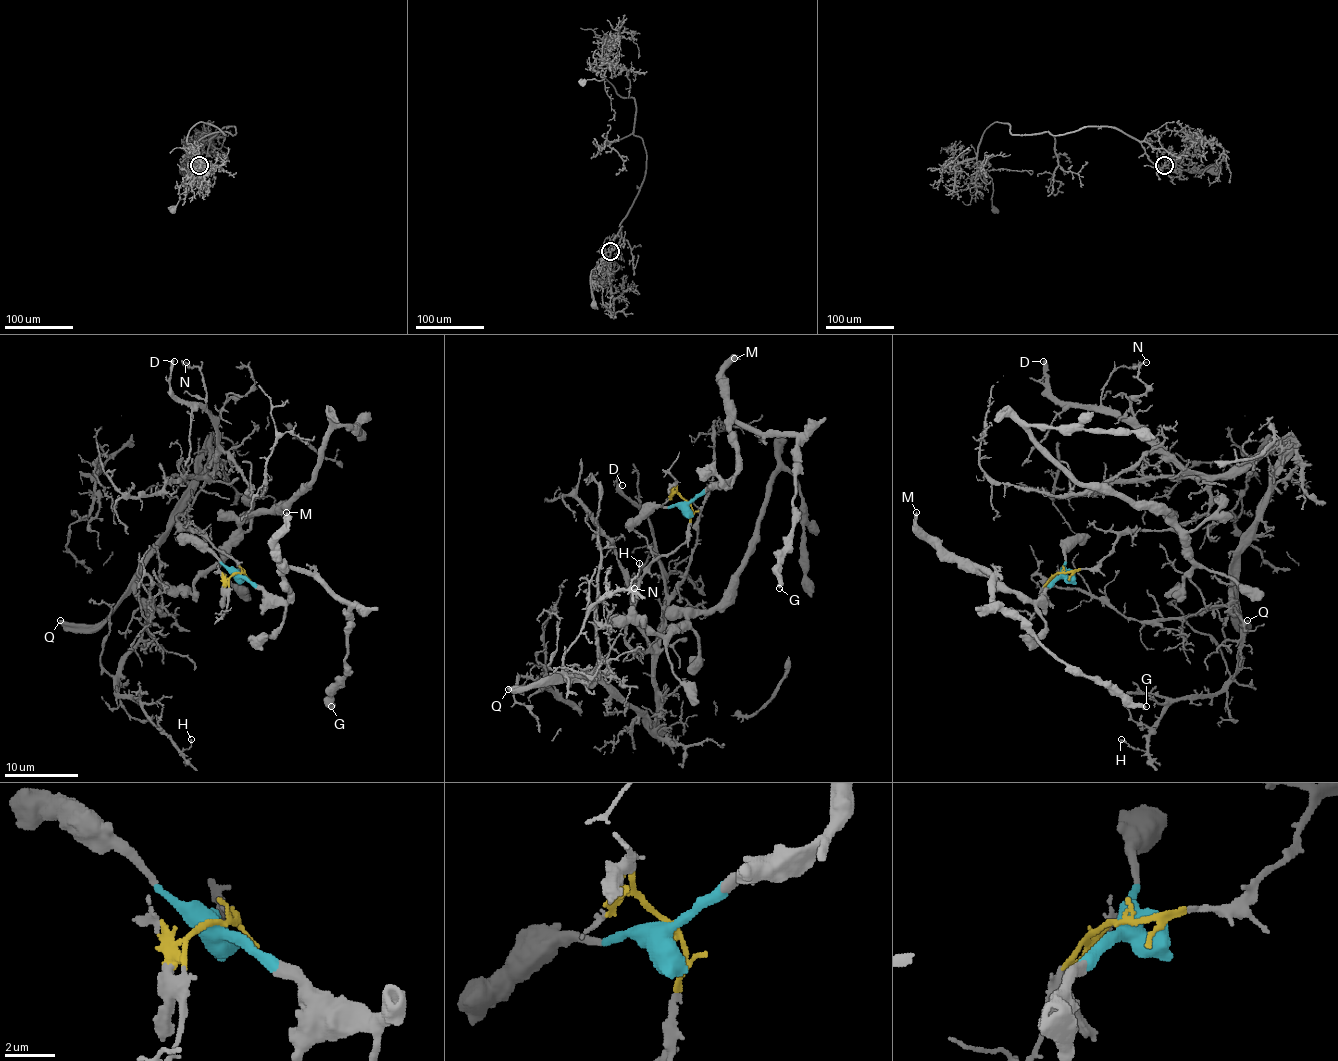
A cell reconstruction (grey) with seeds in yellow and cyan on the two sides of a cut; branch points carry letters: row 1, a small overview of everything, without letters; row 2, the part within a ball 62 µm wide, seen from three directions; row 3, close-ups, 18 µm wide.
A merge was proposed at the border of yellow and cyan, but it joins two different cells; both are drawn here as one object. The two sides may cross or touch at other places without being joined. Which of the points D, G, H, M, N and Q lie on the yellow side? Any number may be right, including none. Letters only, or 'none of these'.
D, H, N, Q

